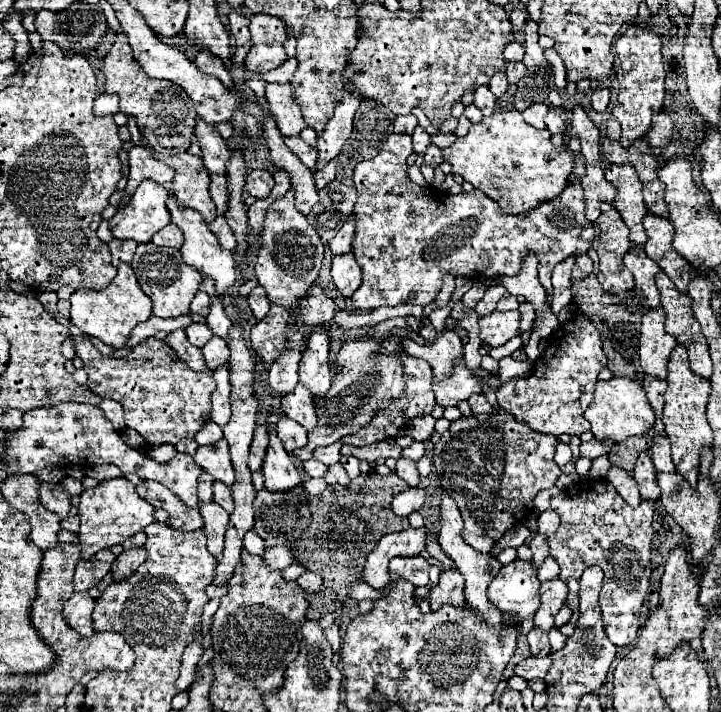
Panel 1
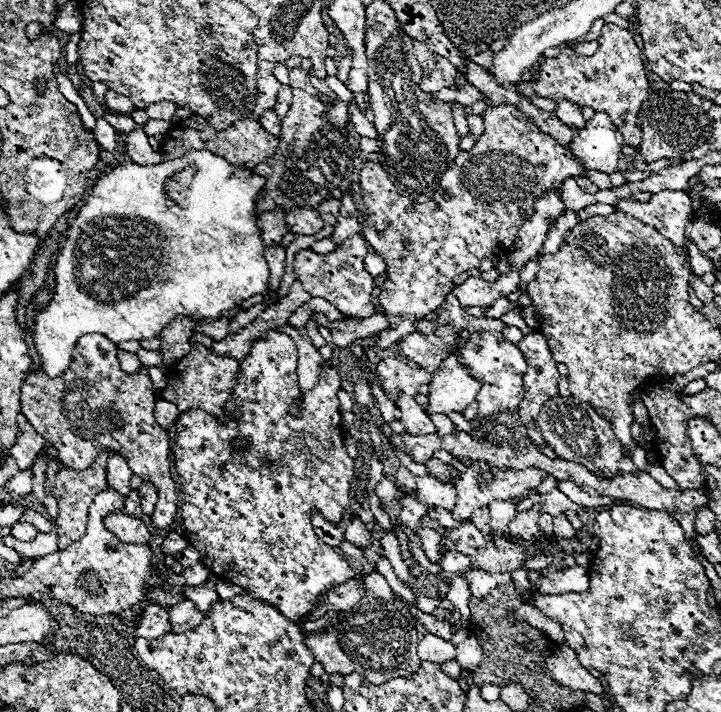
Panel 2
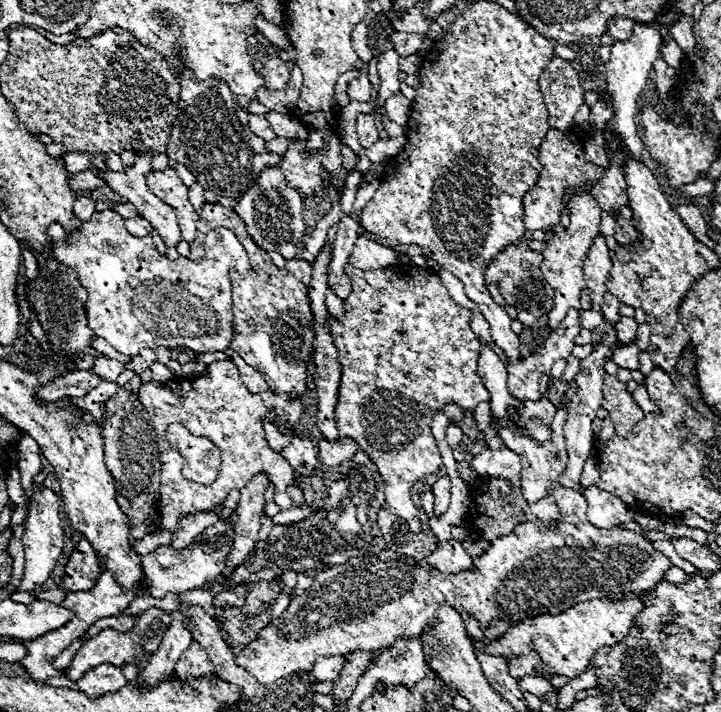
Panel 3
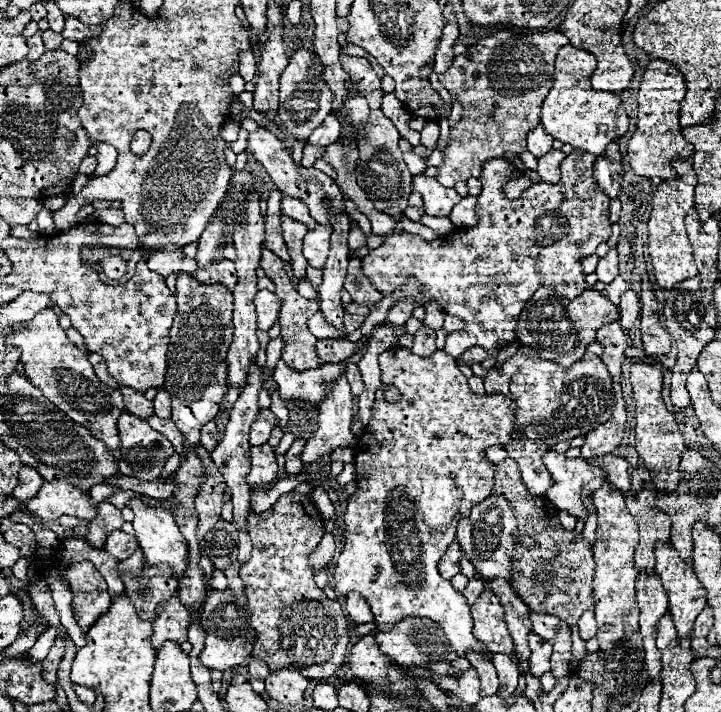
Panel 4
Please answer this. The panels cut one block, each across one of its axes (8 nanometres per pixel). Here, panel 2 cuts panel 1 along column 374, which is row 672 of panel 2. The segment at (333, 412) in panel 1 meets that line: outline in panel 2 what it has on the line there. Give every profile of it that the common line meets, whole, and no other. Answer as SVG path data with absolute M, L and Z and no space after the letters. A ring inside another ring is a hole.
M380 604L366 612L348 616L342 628L328 628L328 632L314 632L304 636L304 644L314 652L316 662L324 666L326 674L352 674L358 672L368 682L380 686L390 678L412 674L418 668L418 640L420 622L402 604Z

